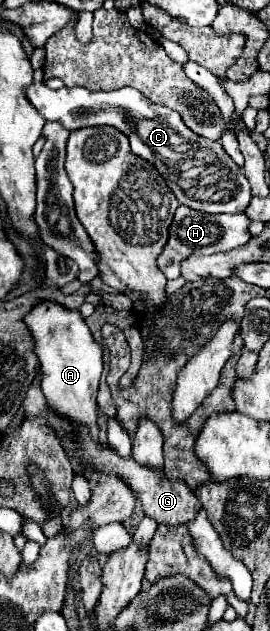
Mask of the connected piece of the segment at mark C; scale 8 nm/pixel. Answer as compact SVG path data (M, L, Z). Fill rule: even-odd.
M35 71L33 83L25 87L25 95L47 121L59 121L69 131L91 125L111 125L123 131L129 137L131 151L157 167L181 205L203 213L243 213L251 201L245 175L225 153L219 141L209 141L195 135L185 127L183 119L173 109L149 103L149 99L137 89L123 87L107 93L93 93L83 87L61 87L53 91L43 83L41 73Z

